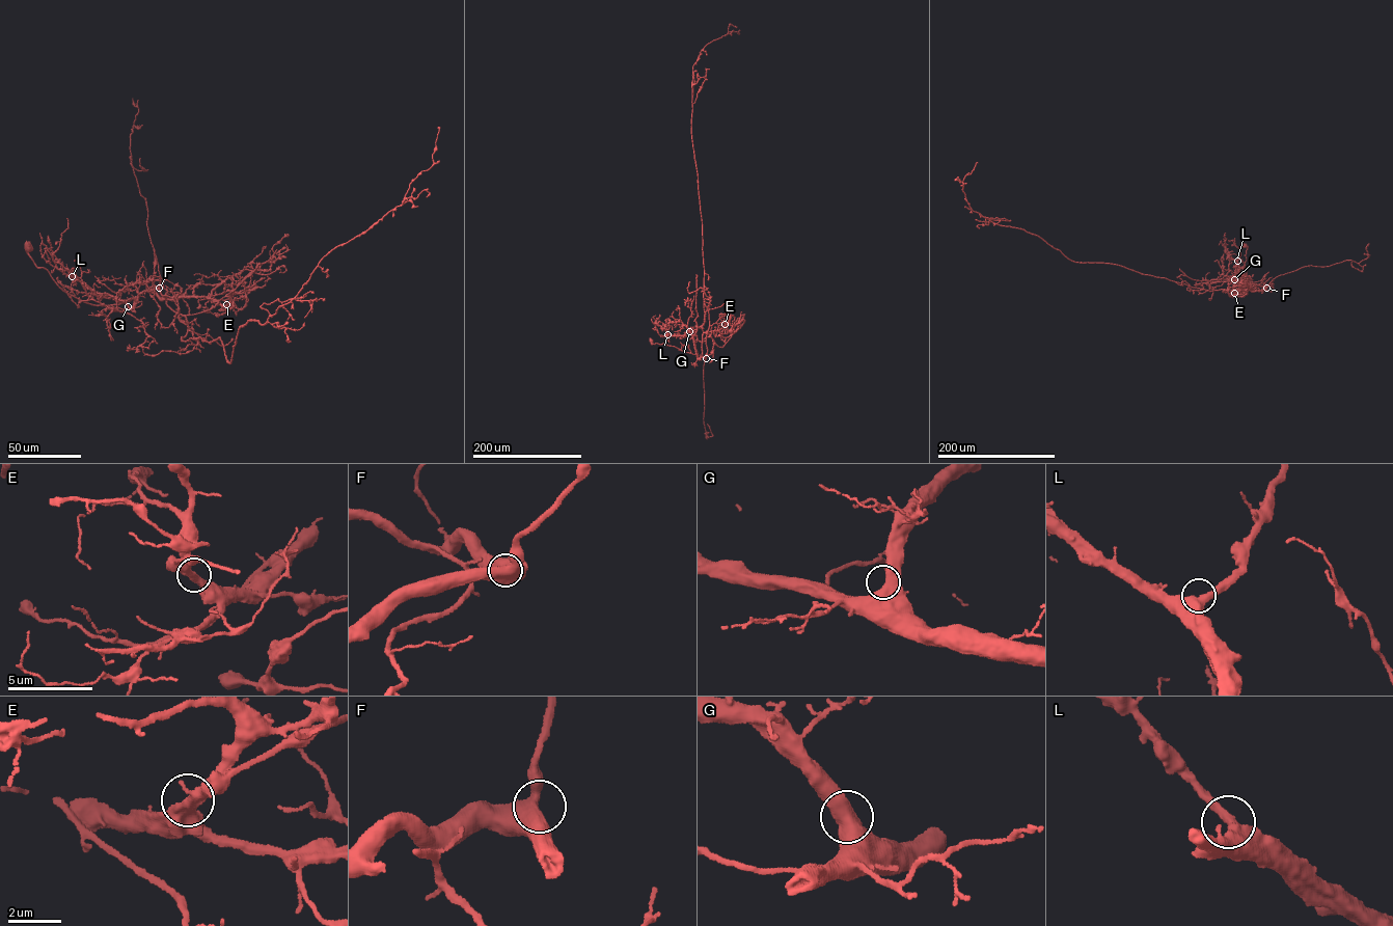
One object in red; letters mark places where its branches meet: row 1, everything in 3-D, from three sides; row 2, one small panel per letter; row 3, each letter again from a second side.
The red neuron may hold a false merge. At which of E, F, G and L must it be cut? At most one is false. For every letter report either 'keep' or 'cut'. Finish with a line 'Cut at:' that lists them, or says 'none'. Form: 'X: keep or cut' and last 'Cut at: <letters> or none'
E: cut
F: keep
G: keep
L: keep
Cut at: E

